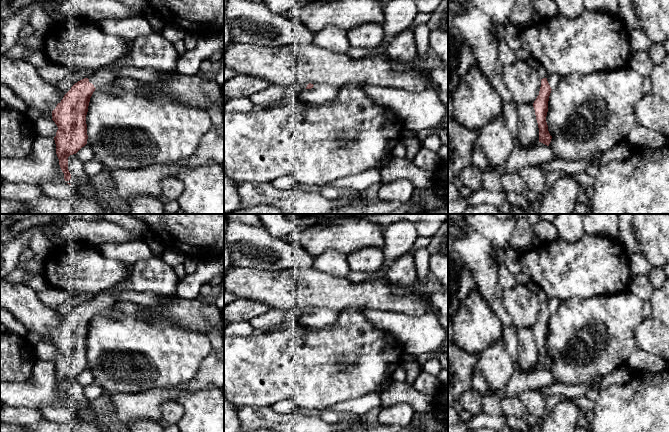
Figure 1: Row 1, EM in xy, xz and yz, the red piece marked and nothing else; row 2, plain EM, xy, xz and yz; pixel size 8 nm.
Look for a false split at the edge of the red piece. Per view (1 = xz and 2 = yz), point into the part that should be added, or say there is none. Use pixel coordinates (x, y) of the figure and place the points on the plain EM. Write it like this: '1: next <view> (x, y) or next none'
1: next xz (320, 318)
2: next yz (553, 303)

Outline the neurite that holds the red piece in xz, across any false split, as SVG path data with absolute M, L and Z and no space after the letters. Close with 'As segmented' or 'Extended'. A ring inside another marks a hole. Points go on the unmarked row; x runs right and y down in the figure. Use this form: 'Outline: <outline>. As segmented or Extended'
Outline: M309 307L305 314L300 316L299 321L311 328L322 329L333 325L338 318L339 312L328 309L313 309Z. Extended

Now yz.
Outline: M549 298L547 302L541 303L539 319L533 327L536 344L539 352L539 366L549 370L552 360L548 355L546 340L548 336L548 325L552 313L555 313L560 306L558 298Z. Extended

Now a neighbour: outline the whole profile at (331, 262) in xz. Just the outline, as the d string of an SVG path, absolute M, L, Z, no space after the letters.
M326 250L316 256L313 268L330 277L345 277L351 272L347 255L336 250Z

